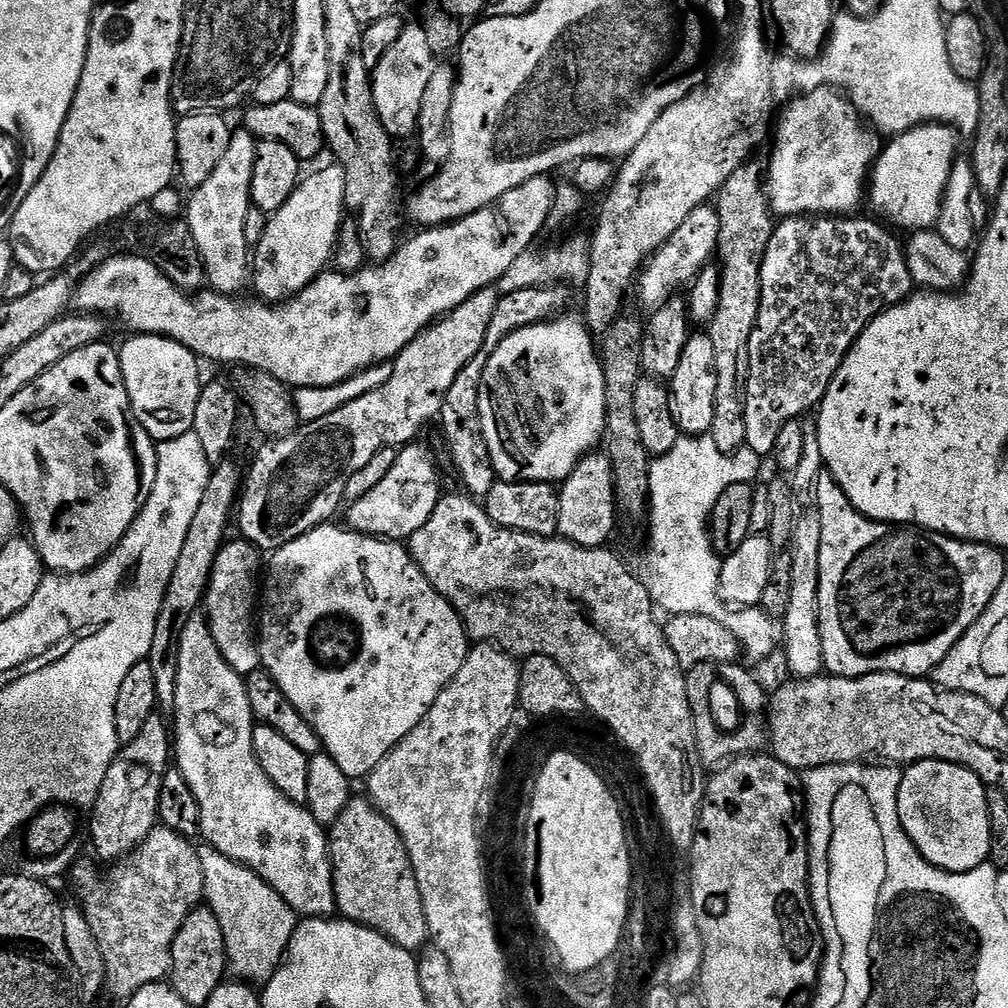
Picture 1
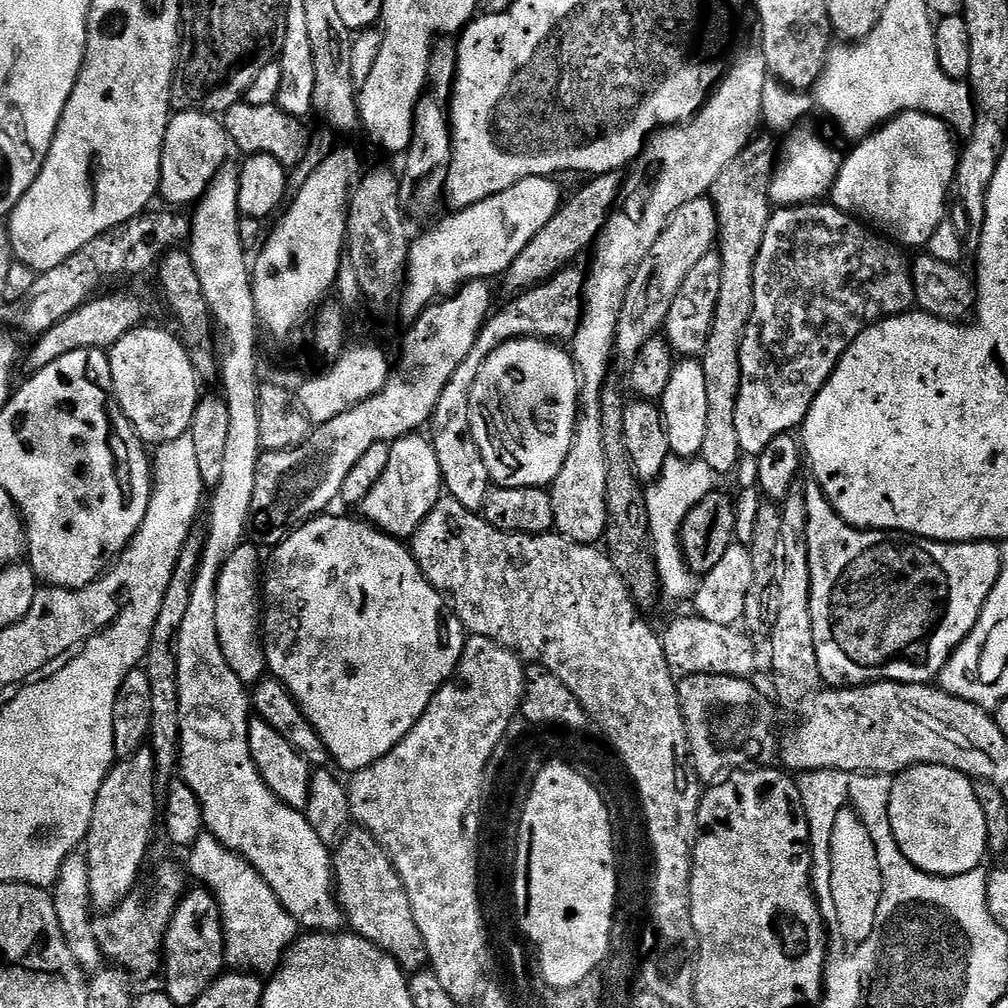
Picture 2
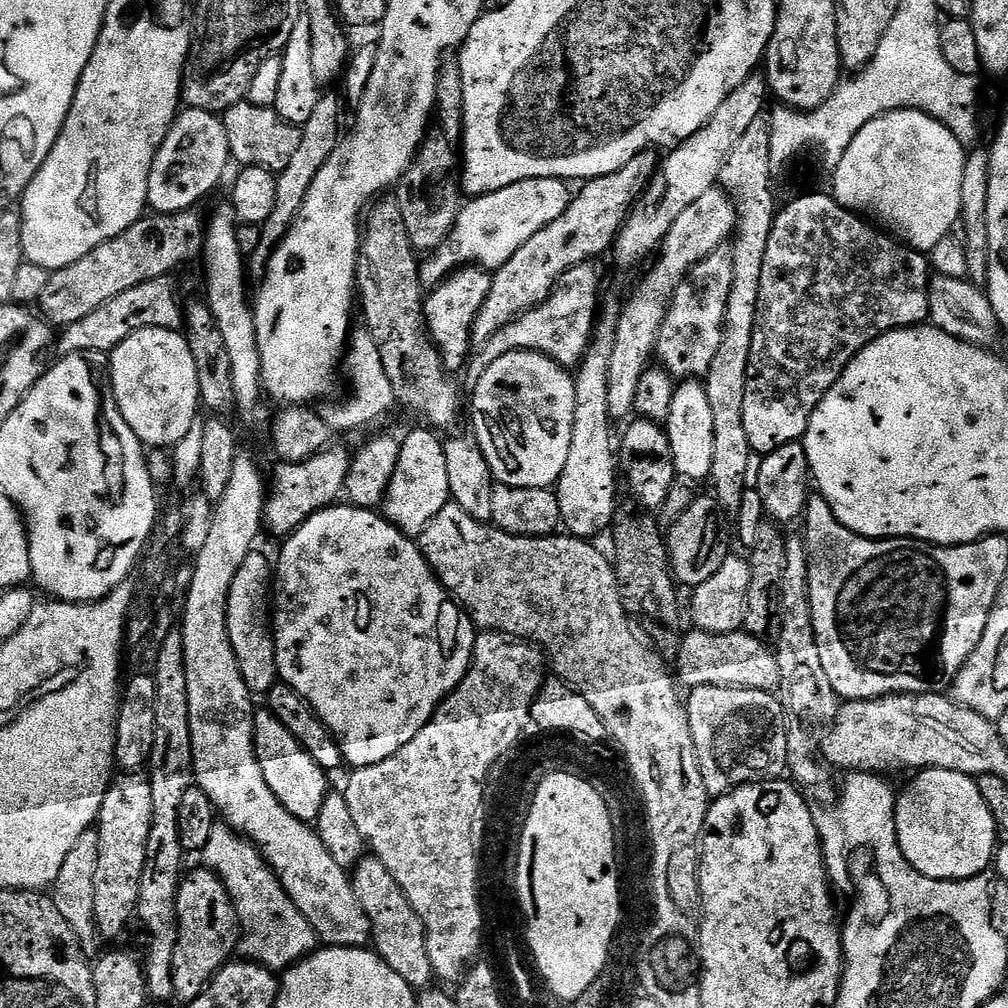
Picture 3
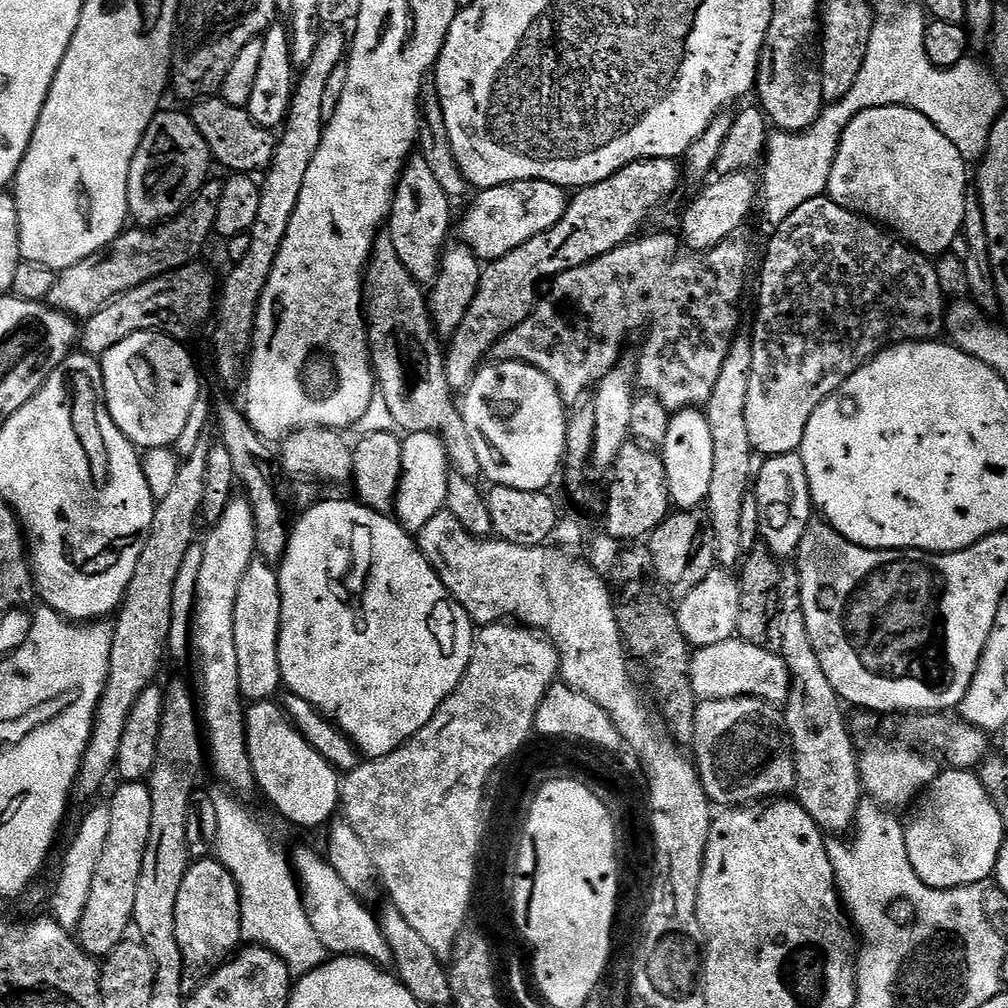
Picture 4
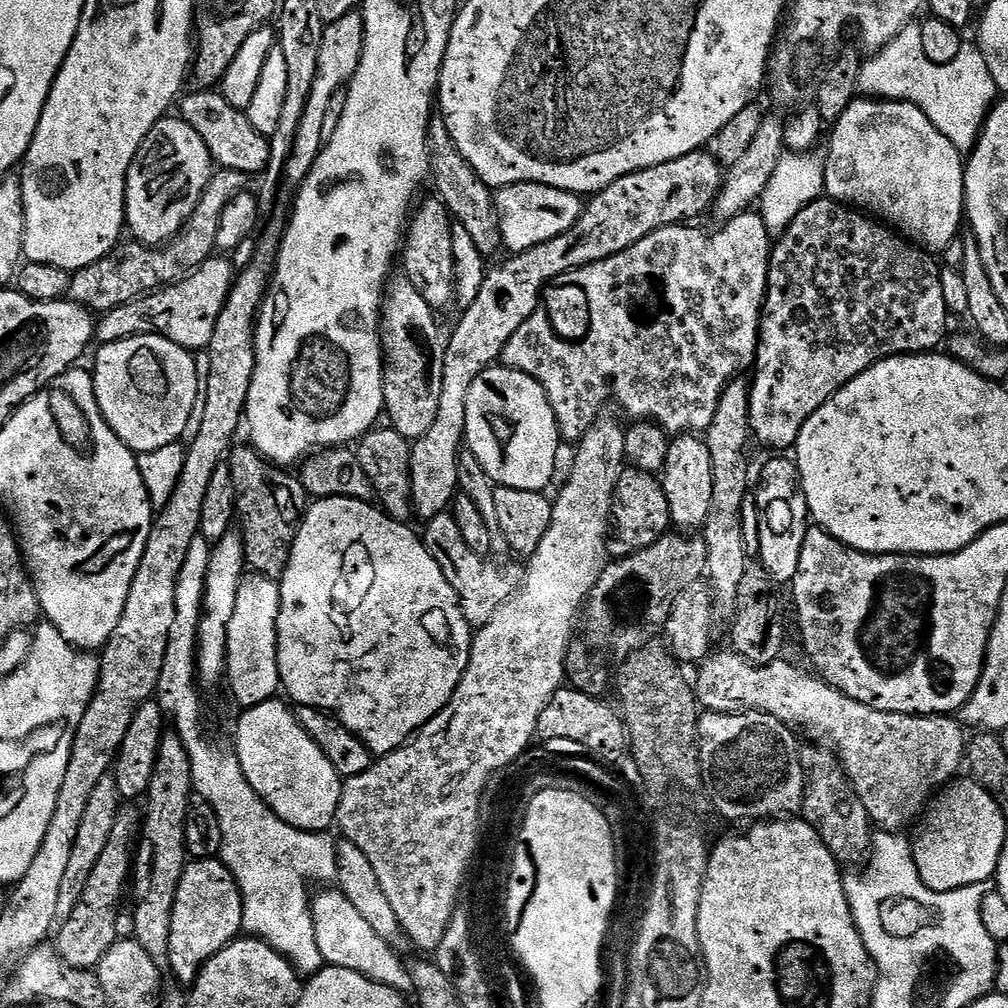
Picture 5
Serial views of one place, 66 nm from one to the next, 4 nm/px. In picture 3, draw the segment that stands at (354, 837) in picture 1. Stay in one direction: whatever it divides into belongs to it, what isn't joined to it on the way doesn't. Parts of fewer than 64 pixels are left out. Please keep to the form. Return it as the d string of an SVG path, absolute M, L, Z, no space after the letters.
M372 854L365 855L351 873L352 889L362 906L364 916L372 927L375 951L413 989L428 990L433 987L436 971L430 962L428 936L424 933L424 923L410 906L406 894L398 886L382 861Z

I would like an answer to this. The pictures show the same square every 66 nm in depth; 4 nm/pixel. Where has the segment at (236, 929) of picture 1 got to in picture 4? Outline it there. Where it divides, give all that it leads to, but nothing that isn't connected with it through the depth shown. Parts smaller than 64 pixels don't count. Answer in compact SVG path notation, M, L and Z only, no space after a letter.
M220 786L211 789L210 795L214 814L218 817L214 856L222 866L226 866L226 870L230 870L240 891L241 941L270 950L282 958L293 977L310 974L329 959L330 953L322 946L314 926L310 926L289 853L287 856L272 841L267 826L240 801L243 799L239 795Z

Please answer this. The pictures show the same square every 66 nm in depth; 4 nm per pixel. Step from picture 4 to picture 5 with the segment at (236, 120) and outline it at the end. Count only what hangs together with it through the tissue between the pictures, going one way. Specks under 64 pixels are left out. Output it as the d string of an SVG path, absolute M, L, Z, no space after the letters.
M195 91L179 101L178 116L198 132L198 138L202 138L202 142L206 142L206 150L210 150L213 161L221 168L249 174L262 173L270 158L269 137L258 134L258 130L250 126L247 115L241 109L230 106L230 102L226 102L219 91Z

